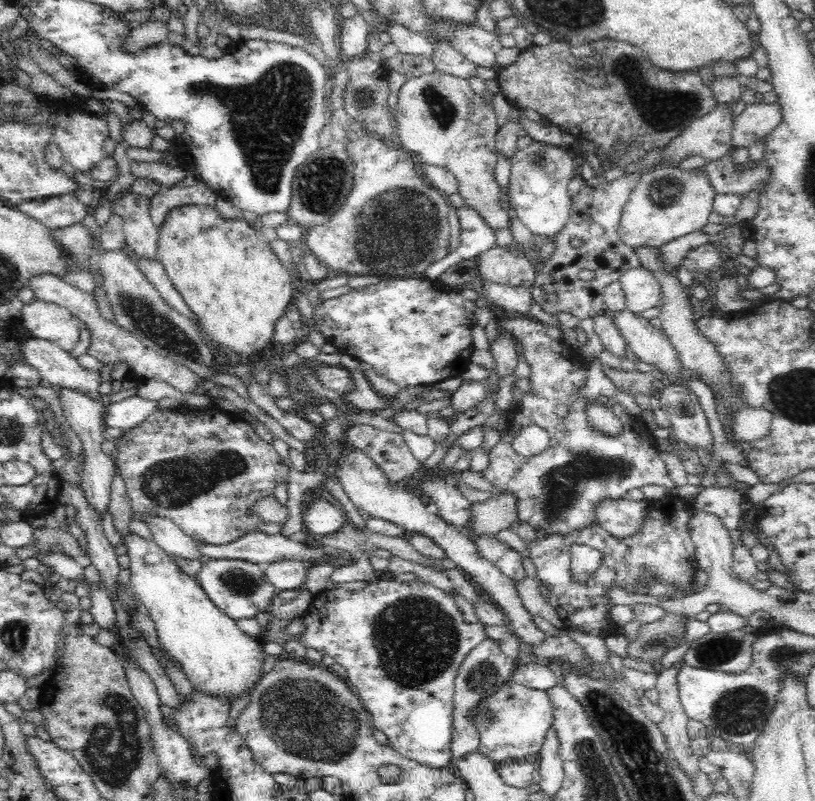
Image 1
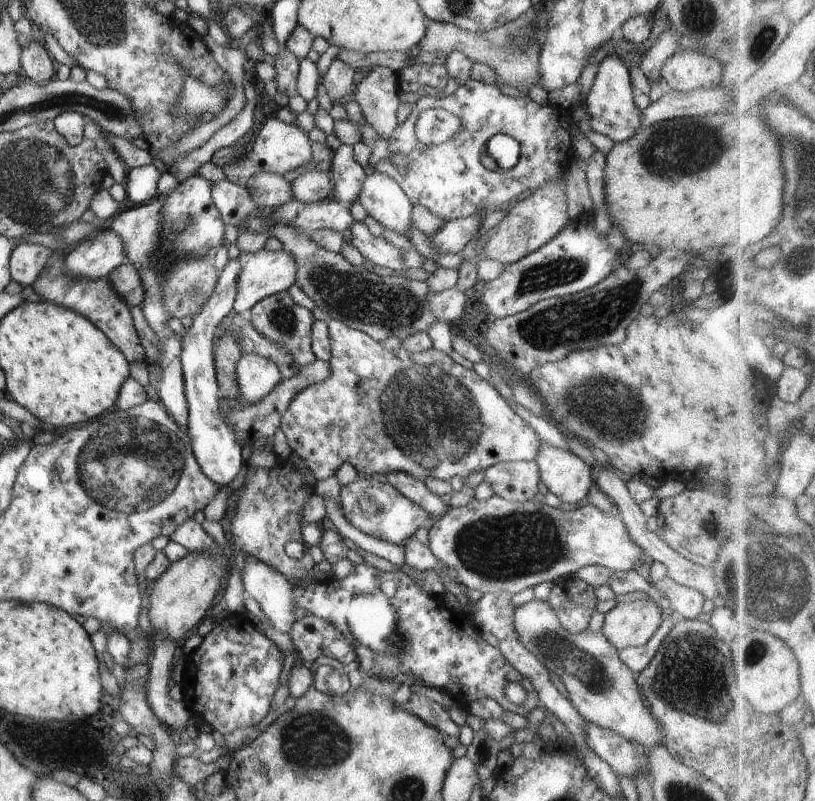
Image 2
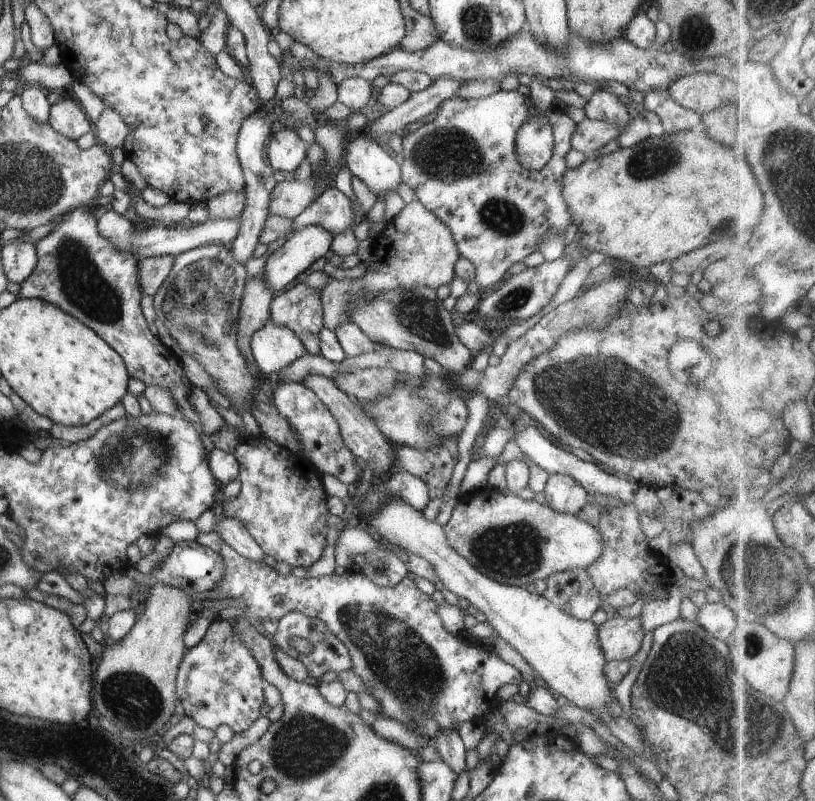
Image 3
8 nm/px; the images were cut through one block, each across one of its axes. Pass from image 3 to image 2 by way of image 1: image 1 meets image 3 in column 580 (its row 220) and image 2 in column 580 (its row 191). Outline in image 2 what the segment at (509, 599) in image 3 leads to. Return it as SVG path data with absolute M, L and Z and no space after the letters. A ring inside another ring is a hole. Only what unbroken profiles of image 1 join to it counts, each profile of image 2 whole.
M536 598L516 606L514 630L518 640L542 661L548 673L553 672L562 680L572 706L587 722L613 730L626 740L642 744L646 750L660 745L664 738L662 724L644 704L636 684L638 674L622 662L619 650L601 632L589 628L573 634L566 632L549 602Z

